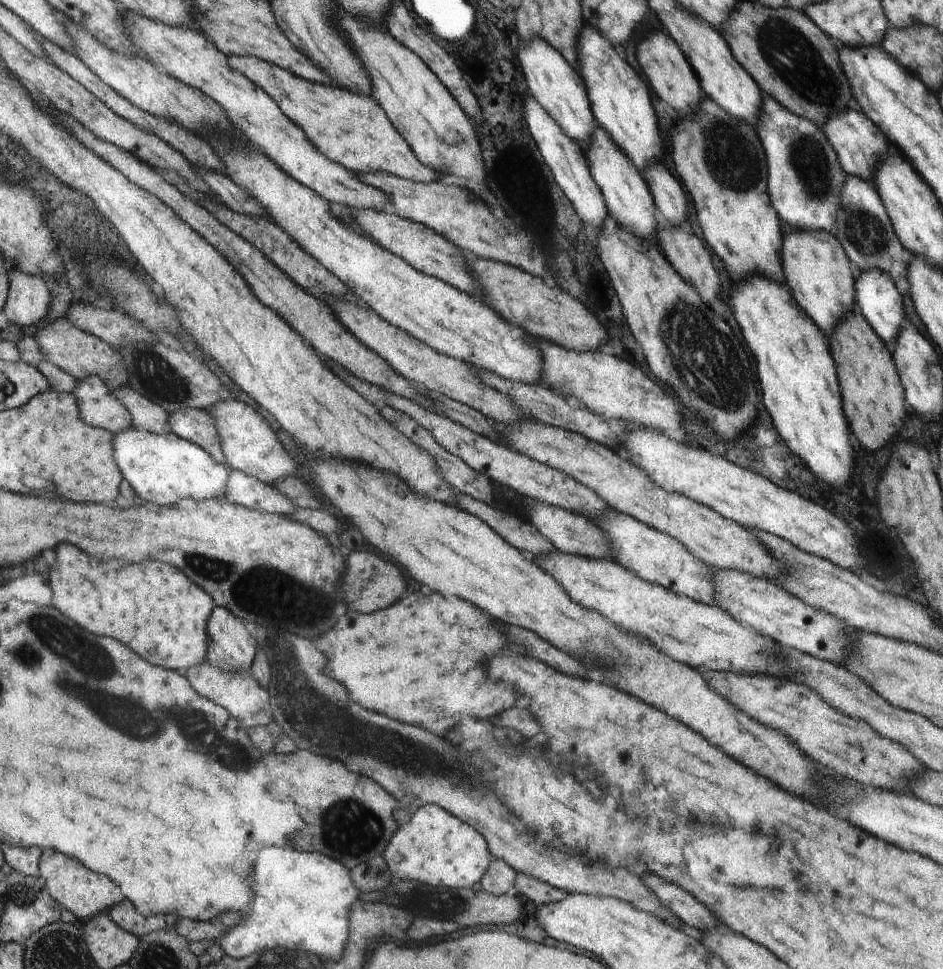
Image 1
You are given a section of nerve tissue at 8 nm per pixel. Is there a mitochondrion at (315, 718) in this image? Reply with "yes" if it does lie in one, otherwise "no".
yes

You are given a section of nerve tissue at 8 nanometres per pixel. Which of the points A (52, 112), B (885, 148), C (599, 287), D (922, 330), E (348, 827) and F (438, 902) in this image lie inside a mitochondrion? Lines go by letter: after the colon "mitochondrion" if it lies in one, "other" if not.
A: other
B: other
C: other
D: other
E: mitochondrion
F: mitochondrion

